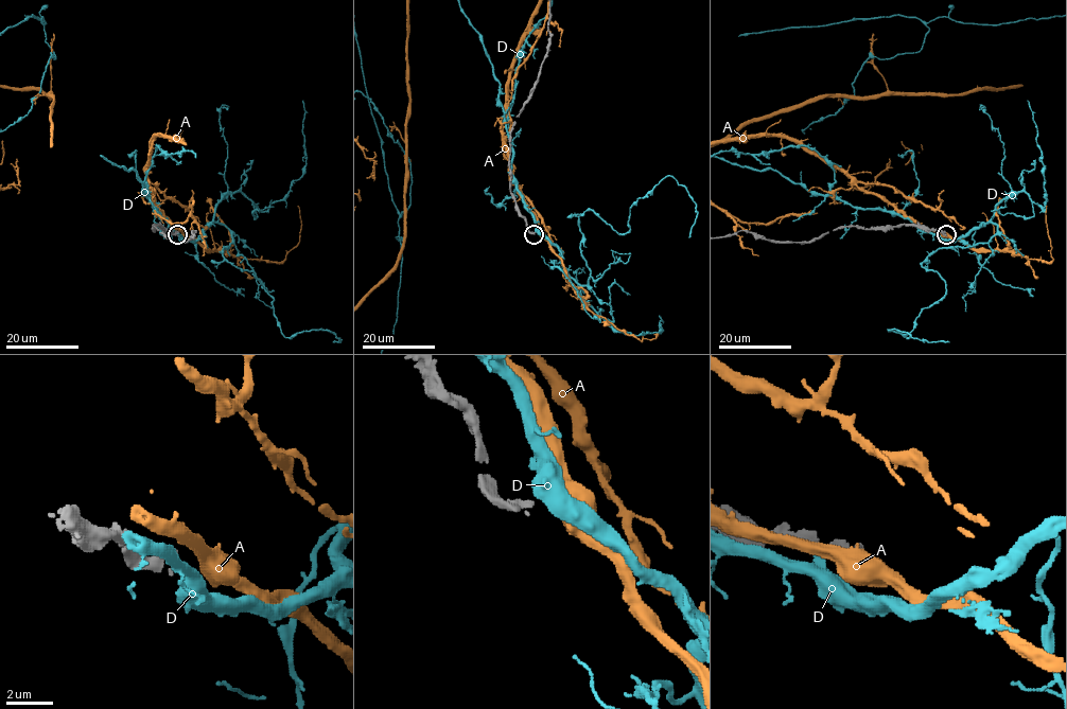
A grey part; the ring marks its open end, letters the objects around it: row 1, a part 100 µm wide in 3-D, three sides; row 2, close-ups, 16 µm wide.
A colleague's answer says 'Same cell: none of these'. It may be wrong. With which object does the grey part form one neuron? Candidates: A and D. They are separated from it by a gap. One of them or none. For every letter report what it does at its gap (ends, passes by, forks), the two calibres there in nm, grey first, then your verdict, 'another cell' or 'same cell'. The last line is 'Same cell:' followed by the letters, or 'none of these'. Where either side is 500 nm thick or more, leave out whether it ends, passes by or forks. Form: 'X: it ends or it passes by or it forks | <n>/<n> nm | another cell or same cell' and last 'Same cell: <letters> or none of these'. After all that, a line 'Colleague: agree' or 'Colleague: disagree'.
A: 180/750 nm | another cell
D: 180/750 nm | another cell
Same cell: none of these
Colleague: agree

